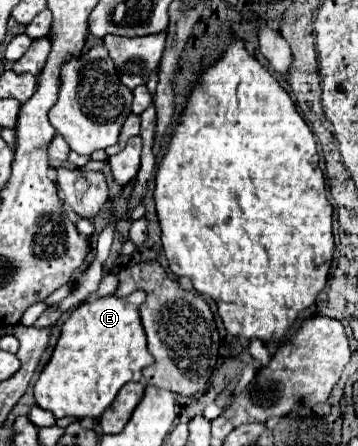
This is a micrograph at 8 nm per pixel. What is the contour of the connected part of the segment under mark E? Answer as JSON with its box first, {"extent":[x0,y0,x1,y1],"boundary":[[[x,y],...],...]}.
{"extent":[34,292,154,418],"boundary":[[[134,292],[126,298],[116,298],[116,296],[106,296],[106,298],[96,298],[92,302],[80,304],[64,322],[60,330],[60,338],[54,346],[52,358],[44,366],[38,382],[34,384],[34,398],[36,404],[42,410],[48,410],[54,414],[54,418],[98,418],[116,398],[118,390],[126,382],[140,382],[142,380],[142,370],[154,362],[146,348],[146,336],[138,318],[138,306],[144,300],[144,292]]]}

